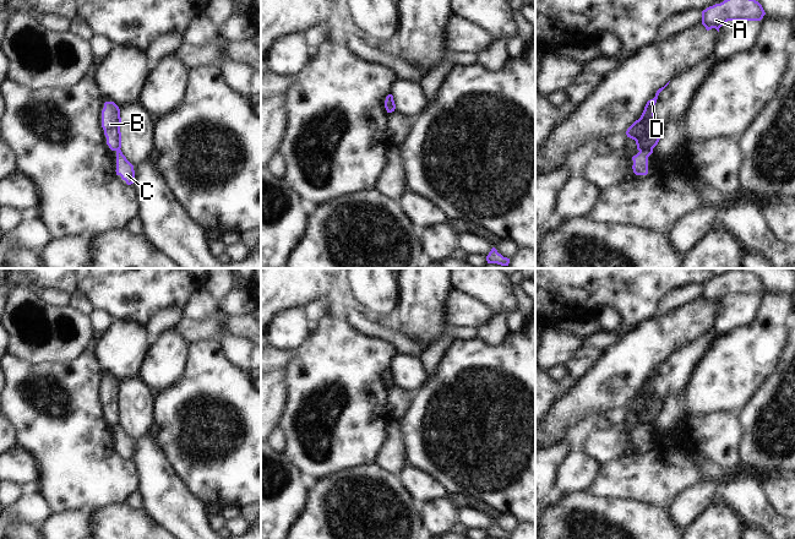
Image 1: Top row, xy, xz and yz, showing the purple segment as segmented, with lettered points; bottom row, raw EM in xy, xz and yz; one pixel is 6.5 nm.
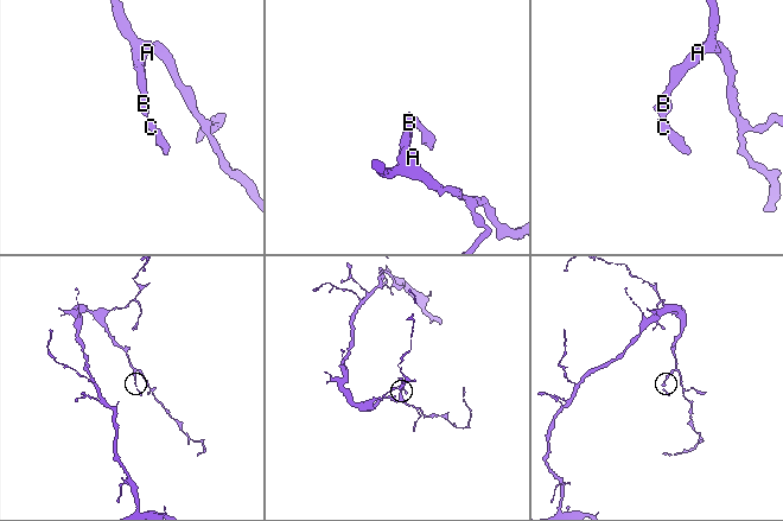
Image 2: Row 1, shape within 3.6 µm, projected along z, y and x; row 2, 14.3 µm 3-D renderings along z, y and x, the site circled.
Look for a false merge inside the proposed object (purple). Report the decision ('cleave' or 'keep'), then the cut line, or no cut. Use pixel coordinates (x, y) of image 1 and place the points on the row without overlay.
cleave; cut yz (652, 423), (642, 423), (640, 425)

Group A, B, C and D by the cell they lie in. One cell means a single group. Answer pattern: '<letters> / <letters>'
A B D / C

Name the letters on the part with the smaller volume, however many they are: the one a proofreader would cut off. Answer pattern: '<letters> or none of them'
C

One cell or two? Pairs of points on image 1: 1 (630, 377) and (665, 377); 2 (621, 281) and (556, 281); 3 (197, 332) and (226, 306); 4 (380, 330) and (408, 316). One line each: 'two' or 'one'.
1: two
2: one
3: two
4: two

